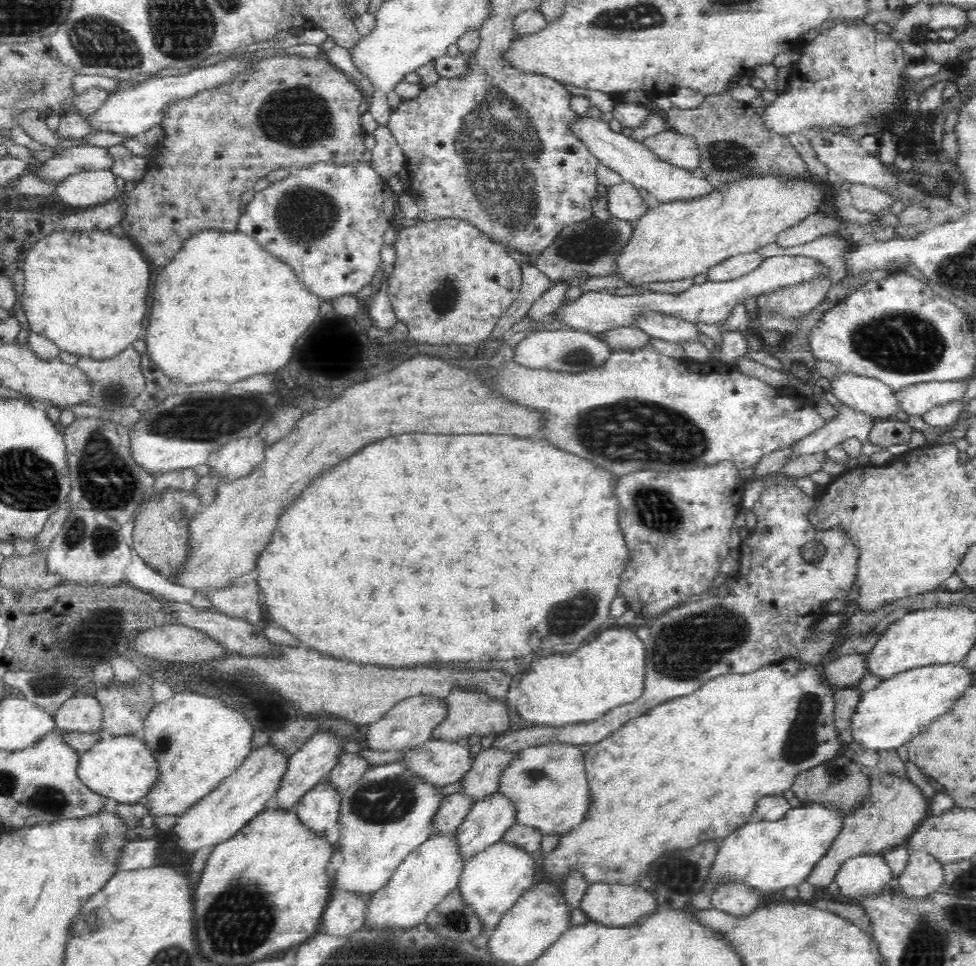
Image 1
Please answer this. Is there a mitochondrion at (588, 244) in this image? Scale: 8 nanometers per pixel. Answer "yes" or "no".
yes

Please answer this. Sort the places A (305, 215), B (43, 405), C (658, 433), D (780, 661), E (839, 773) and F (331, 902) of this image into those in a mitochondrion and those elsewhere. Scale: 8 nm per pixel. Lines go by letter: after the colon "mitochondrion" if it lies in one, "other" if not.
A: mitochondrion
B: other
C: mitochondrion
D: other
E: mitochondrion
F: other

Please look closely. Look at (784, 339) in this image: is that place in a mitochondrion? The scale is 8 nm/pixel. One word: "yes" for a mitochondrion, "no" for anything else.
no

